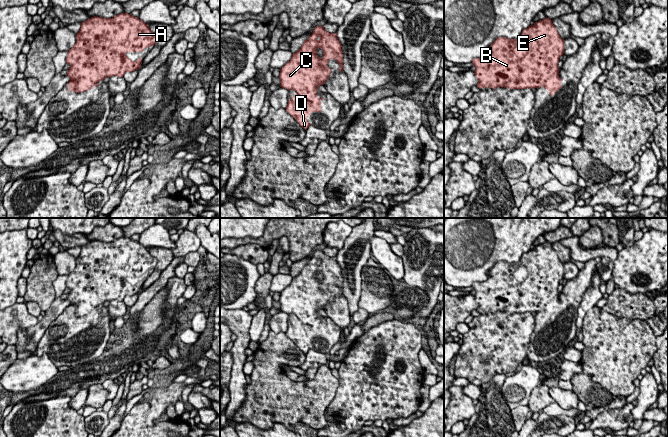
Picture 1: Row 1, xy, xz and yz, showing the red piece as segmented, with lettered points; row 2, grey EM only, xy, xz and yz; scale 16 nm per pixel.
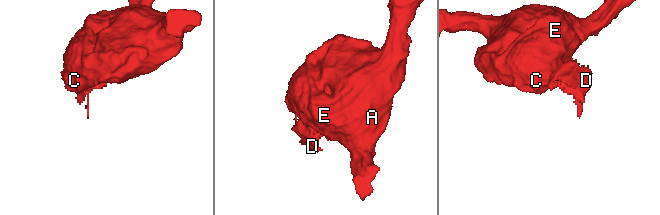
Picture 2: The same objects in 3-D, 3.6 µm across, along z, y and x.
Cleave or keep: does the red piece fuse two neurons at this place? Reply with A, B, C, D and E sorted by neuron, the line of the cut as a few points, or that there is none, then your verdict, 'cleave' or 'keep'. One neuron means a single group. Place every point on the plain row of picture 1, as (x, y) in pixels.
groups A B C E / D; cut xz (296, 316), (304, 323), (309, 324), (312, 324), (316, 319); cleave

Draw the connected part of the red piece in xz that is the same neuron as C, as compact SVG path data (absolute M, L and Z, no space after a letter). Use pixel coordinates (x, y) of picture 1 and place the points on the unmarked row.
M323 249L316 250L313 257L304 265L301 272L292 278L291 283L280 292L280 311L294 314L304 324L313 325L320 309L328 304L331 293L327 290L330 283L335 283L343 295L342 269L336 257L327 256Z

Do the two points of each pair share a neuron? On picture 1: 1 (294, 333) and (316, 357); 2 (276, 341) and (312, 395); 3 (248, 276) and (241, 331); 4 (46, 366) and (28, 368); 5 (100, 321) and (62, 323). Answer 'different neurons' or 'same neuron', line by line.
1: different neurons
2: same neuron
3: different neurons
4: same neuron
5: same neuron

